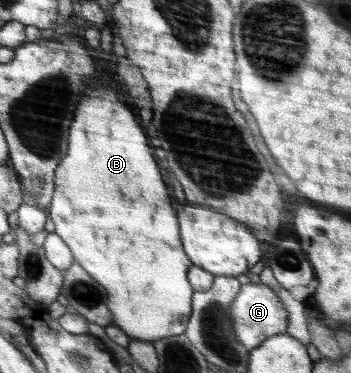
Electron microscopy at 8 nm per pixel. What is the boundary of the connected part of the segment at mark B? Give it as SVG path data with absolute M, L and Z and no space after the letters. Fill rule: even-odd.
M98 79L91 84L91 89L87 89L84 97L79 103L76 119L71 130L70 151L66 159L59 165L56 175L57 191L54 194L54 200L48 211L50 217L56 225L56 233L60 234L66 243L73 250L76 261L87 268L95 279L105 288L111 296L111 312L115 314L115 327L120 327L131 340L146 340L147 342L155 342L157 340L166 339L168 336L179 336L186 334L190 326L191 318L194 316L194 297L196 294L194 285L190 282L190 272L194 267L194 260L187 254L186 247L182 239L182 224L177 218L177 210L173 206L171 200L171 192L167 182L163 180L163 172L161 166L155 158L155 154L151 154L151 146L149 146L149 136L145 134L137 114L131 110L131 106L127 106L127 102L123 102L117 92L111 90L111 84L103 84L97 86Z

